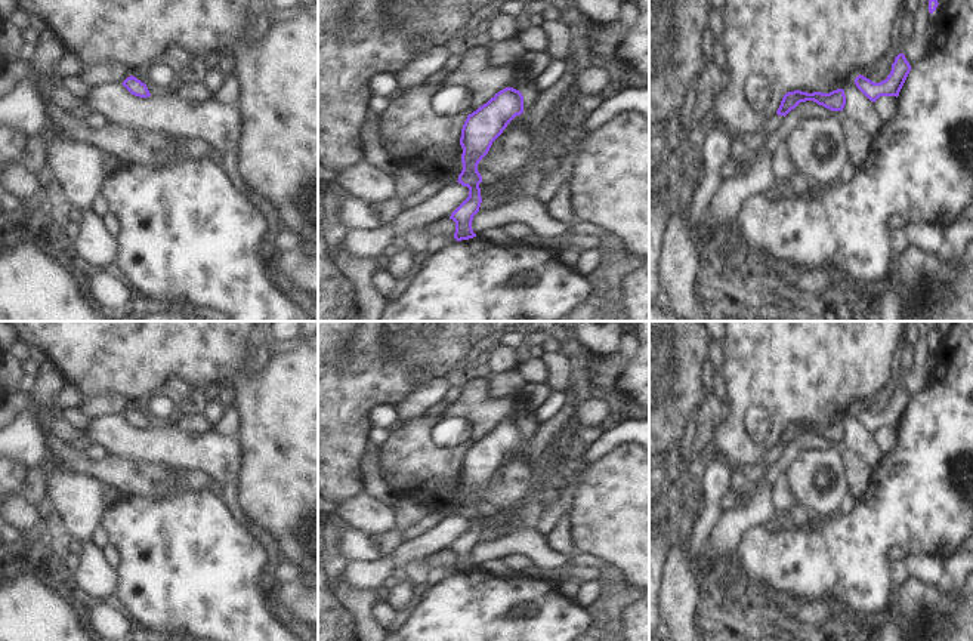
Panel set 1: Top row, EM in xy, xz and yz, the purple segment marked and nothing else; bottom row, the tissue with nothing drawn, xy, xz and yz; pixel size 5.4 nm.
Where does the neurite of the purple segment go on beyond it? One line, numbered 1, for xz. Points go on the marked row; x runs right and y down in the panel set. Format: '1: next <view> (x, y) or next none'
1: next none

